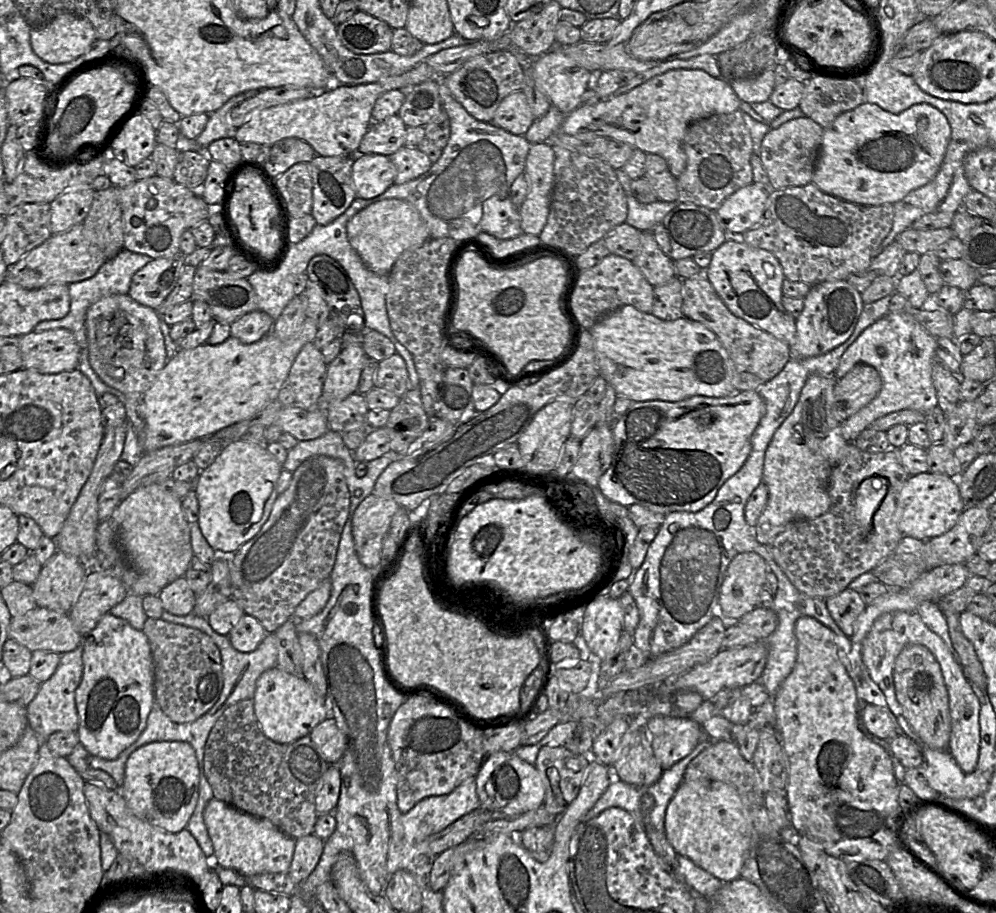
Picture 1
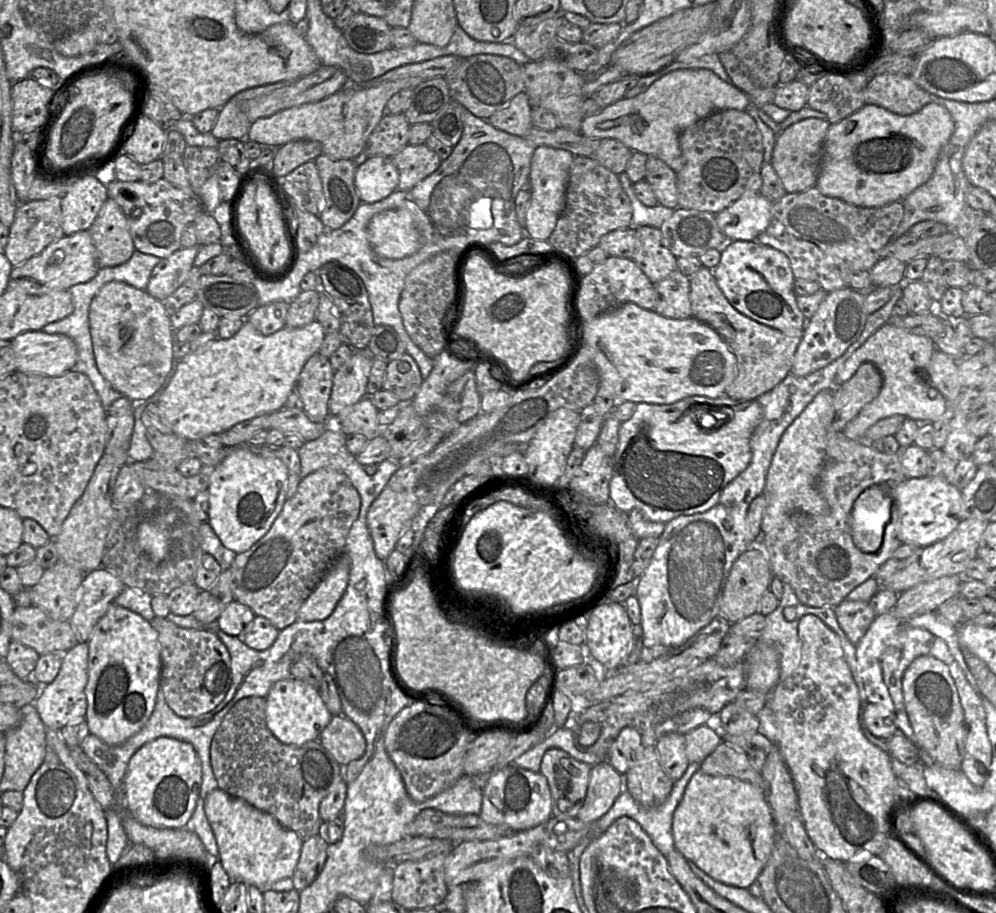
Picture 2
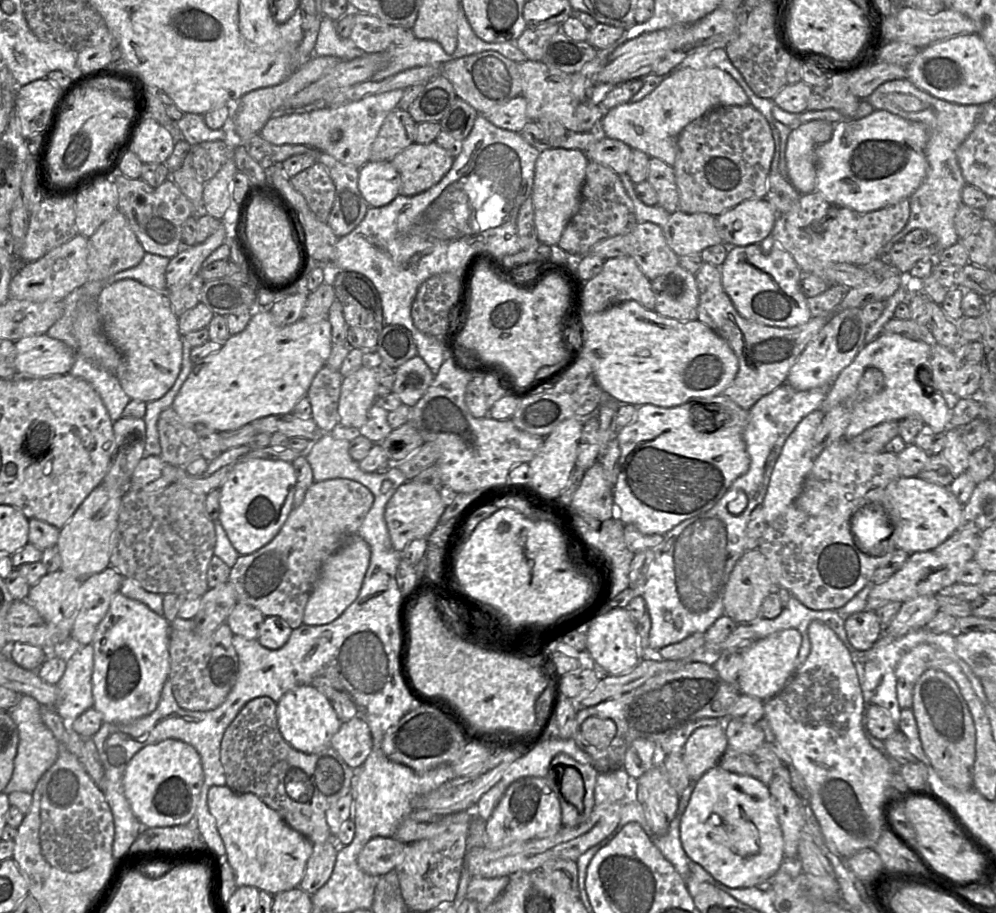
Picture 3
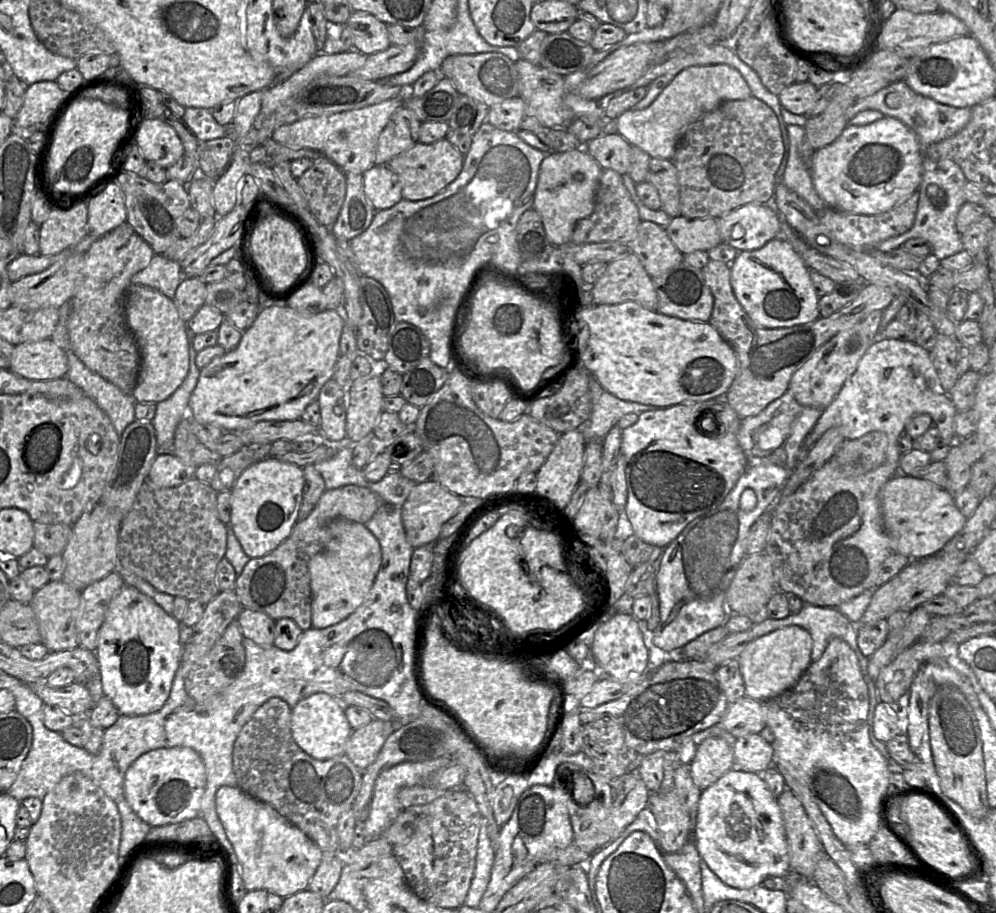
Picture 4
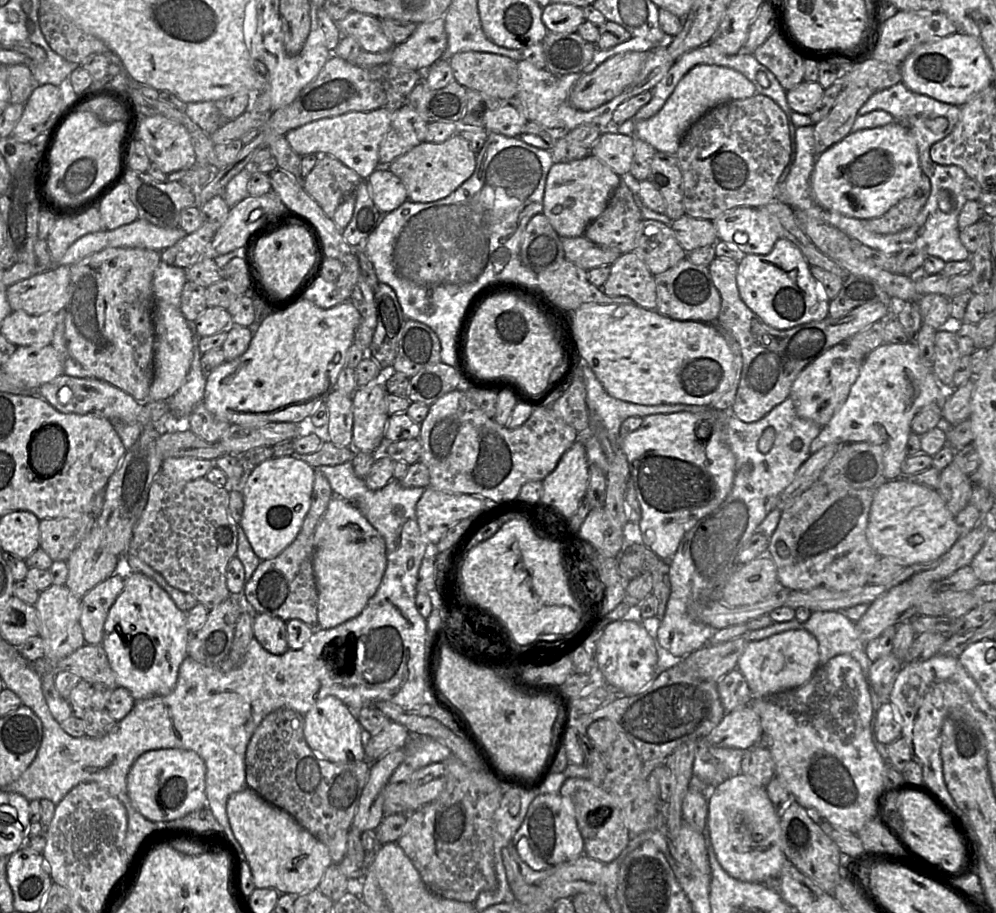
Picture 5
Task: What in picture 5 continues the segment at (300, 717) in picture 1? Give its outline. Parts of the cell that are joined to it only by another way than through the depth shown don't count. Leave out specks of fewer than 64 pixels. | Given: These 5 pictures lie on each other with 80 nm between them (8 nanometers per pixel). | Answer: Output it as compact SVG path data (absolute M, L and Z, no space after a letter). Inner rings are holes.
M327 696L316 702L303 716L306 742L321 758L333 763L364 761L362 728L354 714L341 700Z

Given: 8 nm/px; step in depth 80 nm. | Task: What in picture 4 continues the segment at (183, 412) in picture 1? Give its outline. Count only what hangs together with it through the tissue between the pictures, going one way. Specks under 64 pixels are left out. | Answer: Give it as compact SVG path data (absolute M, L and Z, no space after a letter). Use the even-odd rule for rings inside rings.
M287 304L264 309L243 332L236 349L200 370L189 400L192 417L224 431L250 428L263 420L299 419L322 386L333 378L344 326L341 310L304 315Z

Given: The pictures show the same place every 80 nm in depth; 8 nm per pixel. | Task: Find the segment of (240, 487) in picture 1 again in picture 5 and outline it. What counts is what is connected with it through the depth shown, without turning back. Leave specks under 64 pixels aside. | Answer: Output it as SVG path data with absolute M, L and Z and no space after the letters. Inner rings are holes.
M293 456L271 457L257 465L241 491L243 512L239 526L261 560L277 557L301 531L310 509L315 468Z

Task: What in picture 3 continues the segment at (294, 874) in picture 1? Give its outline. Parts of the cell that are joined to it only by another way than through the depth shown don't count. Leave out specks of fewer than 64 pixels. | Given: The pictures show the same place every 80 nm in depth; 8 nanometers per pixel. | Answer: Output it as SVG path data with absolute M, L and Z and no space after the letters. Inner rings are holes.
M333 838L324 843L313 843L313 851L299 888L313 895L327 883L335 866L337 845L339 844L334 842Z

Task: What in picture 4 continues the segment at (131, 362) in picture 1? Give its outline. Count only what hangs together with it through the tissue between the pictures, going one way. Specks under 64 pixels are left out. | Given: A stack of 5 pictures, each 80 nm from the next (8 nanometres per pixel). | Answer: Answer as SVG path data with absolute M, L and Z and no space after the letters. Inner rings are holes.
M131 284L125 301L126 323L140 352L140 367L132 397L136 402L158 403L181 385L190 366L186 322L180 317L172 299L151 287Z

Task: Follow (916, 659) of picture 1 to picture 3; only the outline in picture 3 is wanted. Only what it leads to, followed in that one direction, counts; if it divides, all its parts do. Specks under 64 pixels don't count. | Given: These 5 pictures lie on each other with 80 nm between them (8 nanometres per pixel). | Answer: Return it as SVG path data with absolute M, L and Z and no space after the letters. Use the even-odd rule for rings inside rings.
M939 669L926 670L914 685L911 709L923 750L942 781L959 791L973 789L976 729L972 714L957 683Z

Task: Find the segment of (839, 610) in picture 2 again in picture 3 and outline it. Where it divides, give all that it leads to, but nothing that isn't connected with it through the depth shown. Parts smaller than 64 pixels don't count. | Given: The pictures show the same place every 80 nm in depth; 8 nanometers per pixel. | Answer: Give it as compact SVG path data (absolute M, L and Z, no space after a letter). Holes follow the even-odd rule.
M864 610L845 619L845 631L849 643L858 651L867 651L874 646L885 631L876 613Z

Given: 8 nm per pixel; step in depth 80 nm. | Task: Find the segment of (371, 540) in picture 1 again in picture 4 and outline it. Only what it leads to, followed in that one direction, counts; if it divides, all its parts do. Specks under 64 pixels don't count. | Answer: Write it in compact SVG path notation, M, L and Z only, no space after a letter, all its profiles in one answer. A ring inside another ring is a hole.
M435 479L417 483L406 498L401 518L409 544L415 549L432 545L438 540L443 525L452 518L463 504L463 497L448 491Z

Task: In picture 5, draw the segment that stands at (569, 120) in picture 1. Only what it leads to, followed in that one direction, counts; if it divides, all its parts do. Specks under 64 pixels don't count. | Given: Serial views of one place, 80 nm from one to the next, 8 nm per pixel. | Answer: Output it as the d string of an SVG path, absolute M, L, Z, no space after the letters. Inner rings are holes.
M696 65L680 79L658 113L649 119L633 120L632 135L652 145L657 152L675 155L686 131L709 110L728 101L750 98L755 94L754 84L734 69Z

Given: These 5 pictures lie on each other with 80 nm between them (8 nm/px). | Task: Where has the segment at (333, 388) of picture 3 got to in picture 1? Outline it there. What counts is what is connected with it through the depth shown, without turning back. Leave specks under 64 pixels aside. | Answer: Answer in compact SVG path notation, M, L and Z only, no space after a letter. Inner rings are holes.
M313 342L305 344L296 356L286 380L299 406L318 409L323 393L327 364Z

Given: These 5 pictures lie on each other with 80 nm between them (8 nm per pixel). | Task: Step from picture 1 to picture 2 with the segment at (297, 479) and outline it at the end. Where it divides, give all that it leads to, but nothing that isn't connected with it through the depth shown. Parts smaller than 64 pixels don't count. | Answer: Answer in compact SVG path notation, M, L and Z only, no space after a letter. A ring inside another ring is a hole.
M323 468L302 477L295 494L287 498L268 532L250 549L238 553L229 565L229 582L234 600L247 605L257 616L267 618L279 630L297 621L302 604L333 562L344 553L346 538L359 516L360 508L359 492L345 474Z

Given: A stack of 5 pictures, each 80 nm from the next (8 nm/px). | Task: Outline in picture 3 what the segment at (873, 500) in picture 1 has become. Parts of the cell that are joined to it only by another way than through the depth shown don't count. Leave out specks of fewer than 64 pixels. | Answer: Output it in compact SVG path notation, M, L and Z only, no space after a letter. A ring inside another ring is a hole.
M864 506L851 519L851 532L861 550L870 555L881 553L881 542L888 537L891 523L882 508Z

